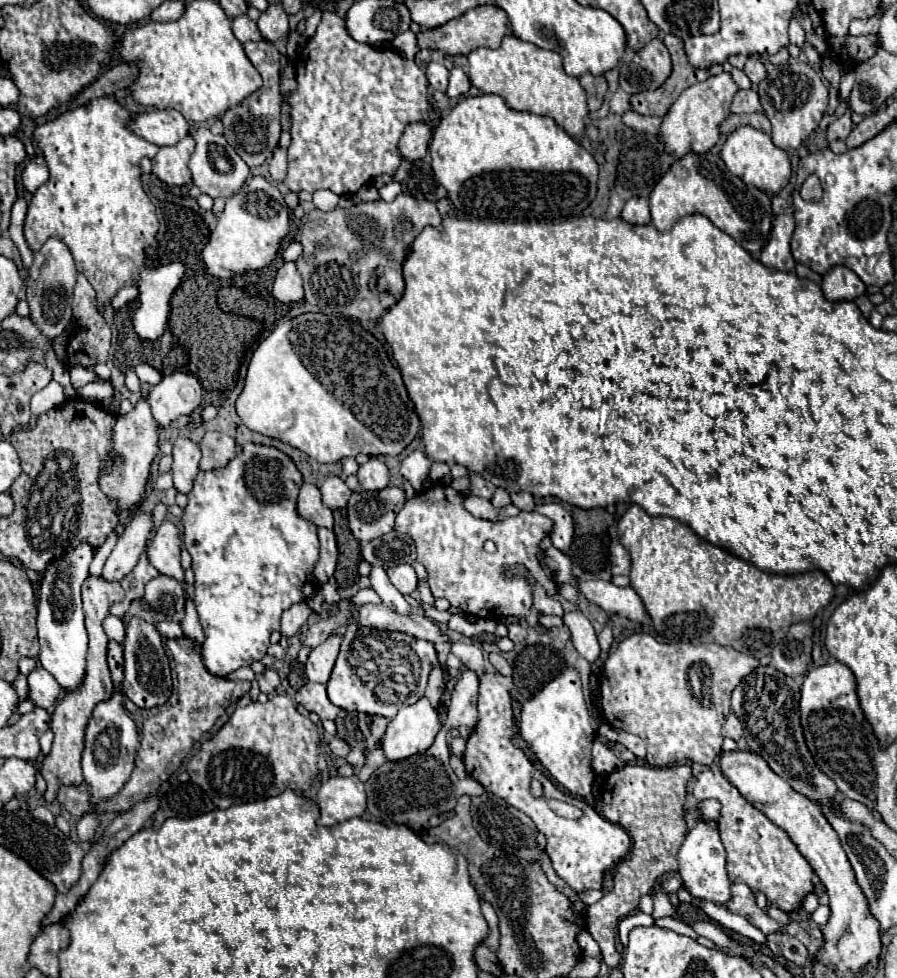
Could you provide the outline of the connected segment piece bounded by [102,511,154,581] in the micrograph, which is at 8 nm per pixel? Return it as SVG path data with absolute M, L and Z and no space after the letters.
M136 513L128 525L124 525L124 531L118 537L116 547L112 549L110 557L106 559L102 577L106 581L122 581L138 563L146 541L152 533L154 517L150 513Z

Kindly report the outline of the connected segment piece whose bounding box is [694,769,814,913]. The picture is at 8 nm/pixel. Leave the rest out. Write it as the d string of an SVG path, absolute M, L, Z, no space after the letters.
M704 769L694 781L696 799L718 799L722 803L722 825L720 837L726 847L726 871L730 881L746 883L754 893L762 891L768 897L768 903L792 913L800 909L802 899L814 891L812 877L814 871L810 863L800 855L798 847L792 843L786 831L774 825L762 811L750 805L738 789L712 769Z

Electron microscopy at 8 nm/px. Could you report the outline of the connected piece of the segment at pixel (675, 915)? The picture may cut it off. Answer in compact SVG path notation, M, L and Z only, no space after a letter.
M660 891L660 893L654 893L654 913L652 913L654 919L660 919L660 917L672 917L676 921L682 921L678 909L672 905L670 901L670 895Z

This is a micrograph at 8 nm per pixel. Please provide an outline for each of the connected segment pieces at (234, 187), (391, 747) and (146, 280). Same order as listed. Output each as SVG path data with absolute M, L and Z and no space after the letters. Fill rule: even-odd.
M200 127L194 133L194 139L196 139L196 151L194 151L194 157L188 163L188 167L192 171L194 185L198 185L200 191L210 195L210 197L232 197L234 193L238 193L240 187L244 185L246 177L250 175L250 167L244 165L244 161L224 141L224 137L212 135L206 127ZM210 145L228 145L224 149L226 149L226 155L232 163L230 173L220 173L220 171L214 169L214 165L208 157L208 147Z
M426 697L418 699L414 705L402 707L388 723L388 729L382 737L386 759L398 761L416 753L424 753L432 745L440 727L438 711Z
M172 262L167 265L140 267L140 295L138 307L134 311L134 329L142 339L162 337L168 315L170 297L184 275L184 265Z

